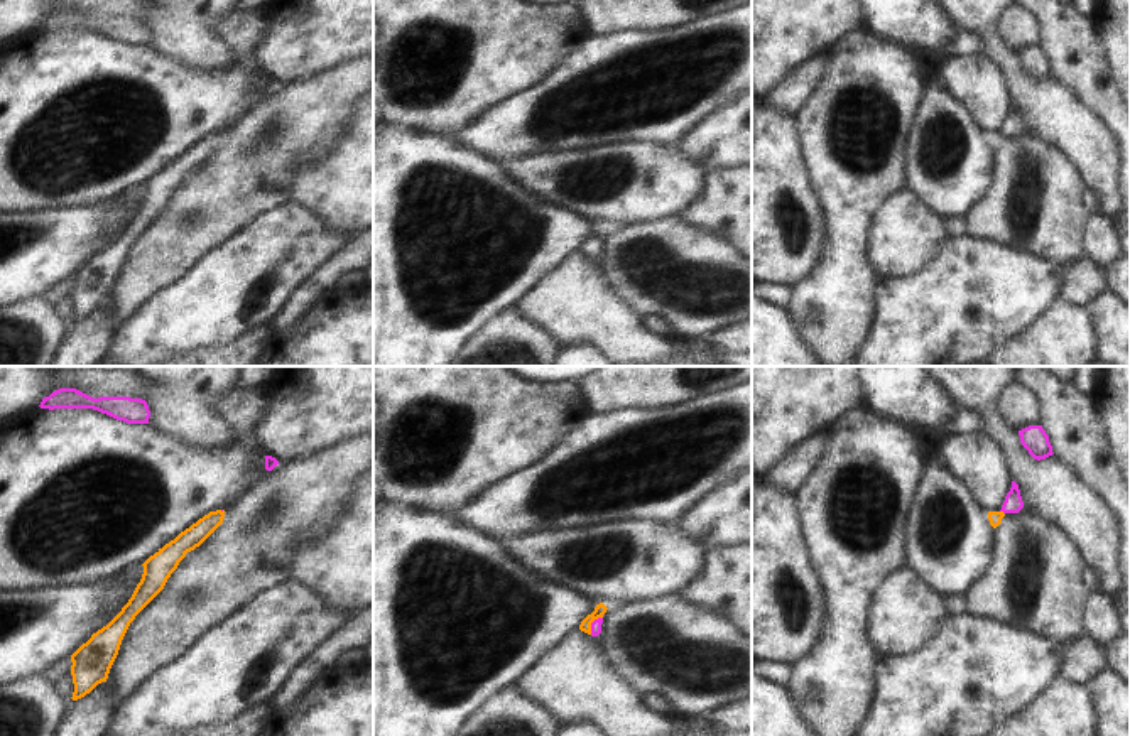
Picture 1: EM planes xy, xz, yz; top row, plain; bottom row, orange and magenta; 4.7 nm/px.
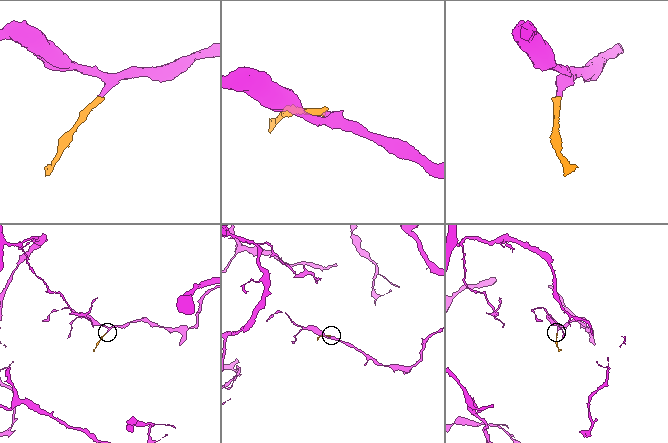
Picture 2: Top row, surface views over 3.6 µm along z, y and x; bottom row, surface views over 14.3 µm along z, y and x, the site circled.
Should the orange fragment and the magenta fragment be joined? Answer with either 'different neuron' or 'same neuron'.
same neuron

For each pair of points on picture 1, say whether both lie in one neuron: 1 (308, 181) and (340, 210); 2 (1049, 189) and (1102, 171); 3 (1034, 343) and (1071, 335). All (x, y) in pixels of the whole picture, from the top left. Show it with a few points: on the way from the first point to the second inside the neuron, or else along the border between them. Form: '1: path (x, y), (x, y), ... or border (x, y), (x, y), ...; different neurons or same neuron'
1: path (316, 188), (331, 201); same neuron
2: border (1058, 146), (1086, 186); different neurons
3: path (1043, 343), (1063, 343); same neuron

